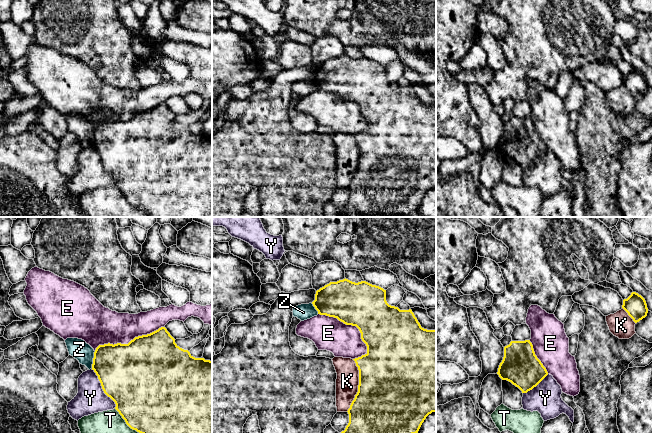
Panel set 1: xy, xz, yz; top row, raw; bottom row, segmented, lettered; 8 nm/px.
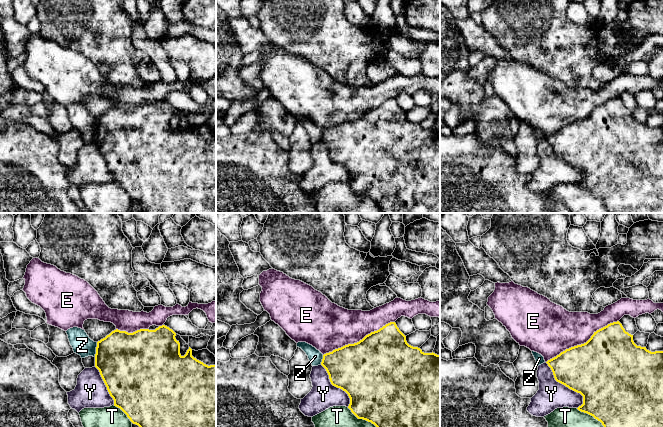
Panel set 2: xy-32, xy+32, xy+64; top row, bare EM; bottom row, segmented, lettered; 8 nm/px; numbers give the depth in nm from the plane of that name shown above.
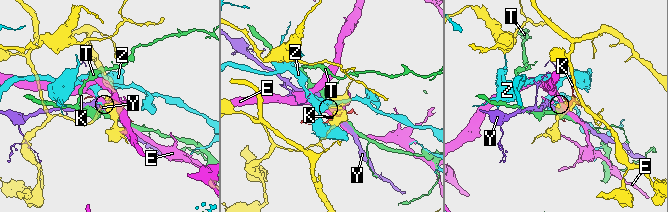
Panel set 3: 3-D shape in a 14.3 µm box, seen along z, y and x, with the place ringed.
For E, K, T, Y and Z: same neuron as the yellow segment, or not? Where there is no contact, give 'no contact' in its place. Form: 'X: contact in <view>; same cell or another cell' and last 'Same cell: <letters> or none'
E: contact in xz; another cell
K: contact in xz; another cell
T: contact in xy; another cell
Y: contact in xy; another cell
Z: contact in xy; another cell
Same cell: none

